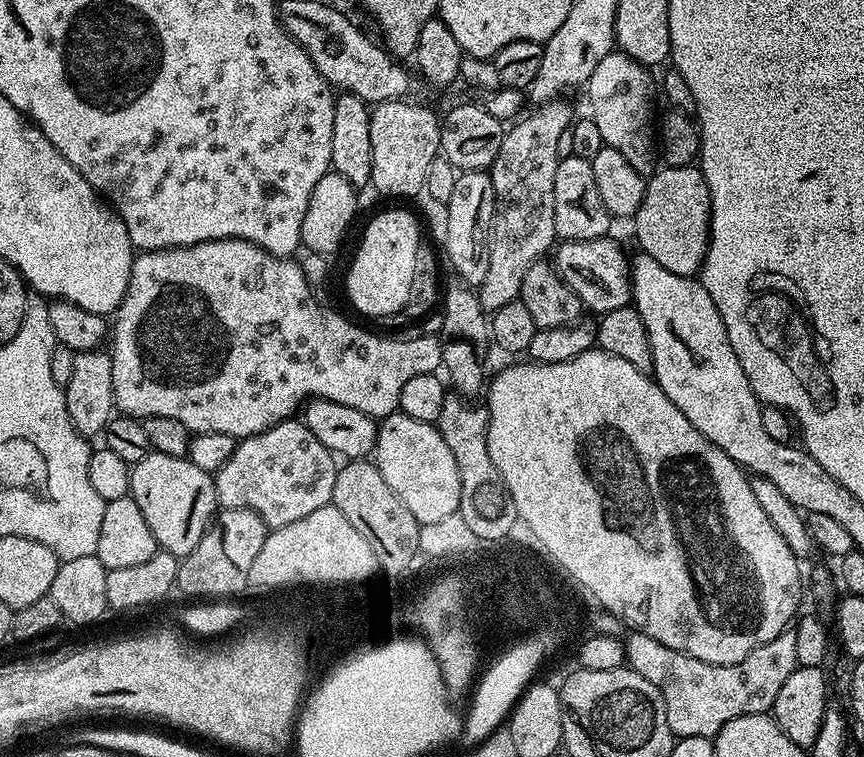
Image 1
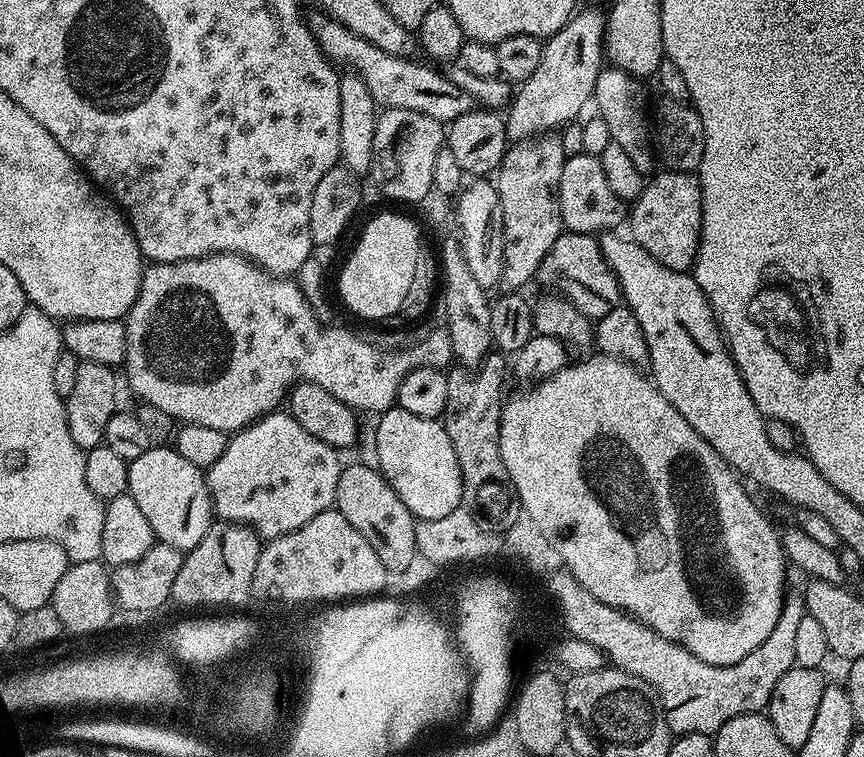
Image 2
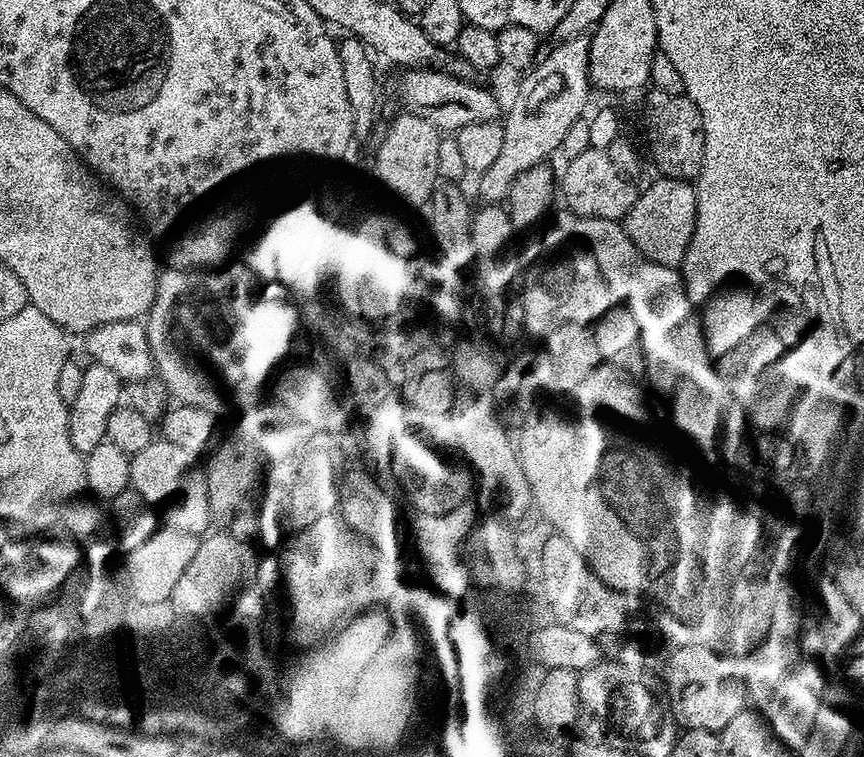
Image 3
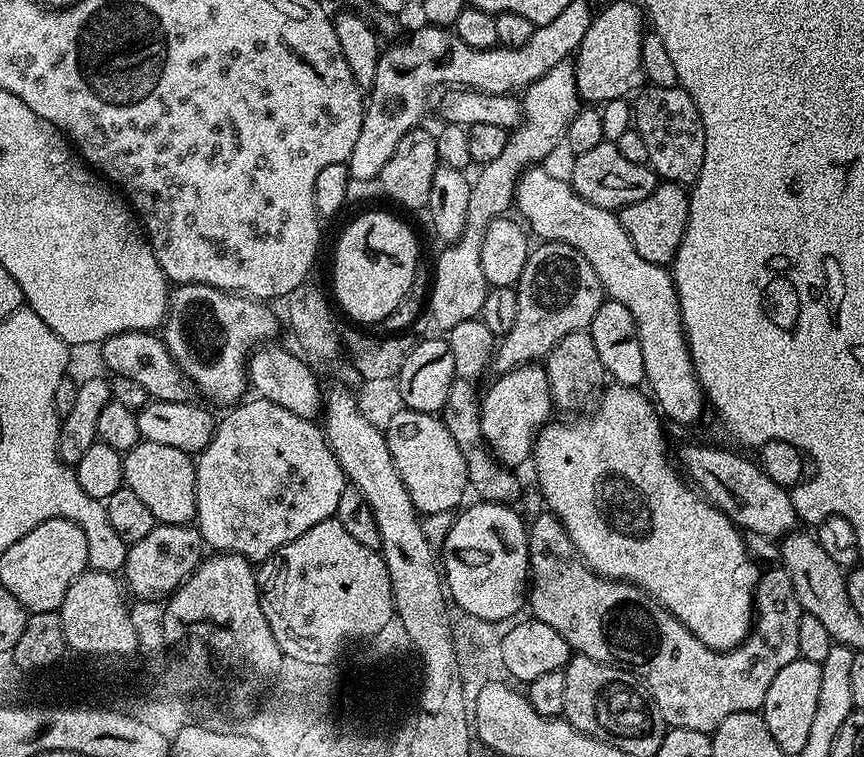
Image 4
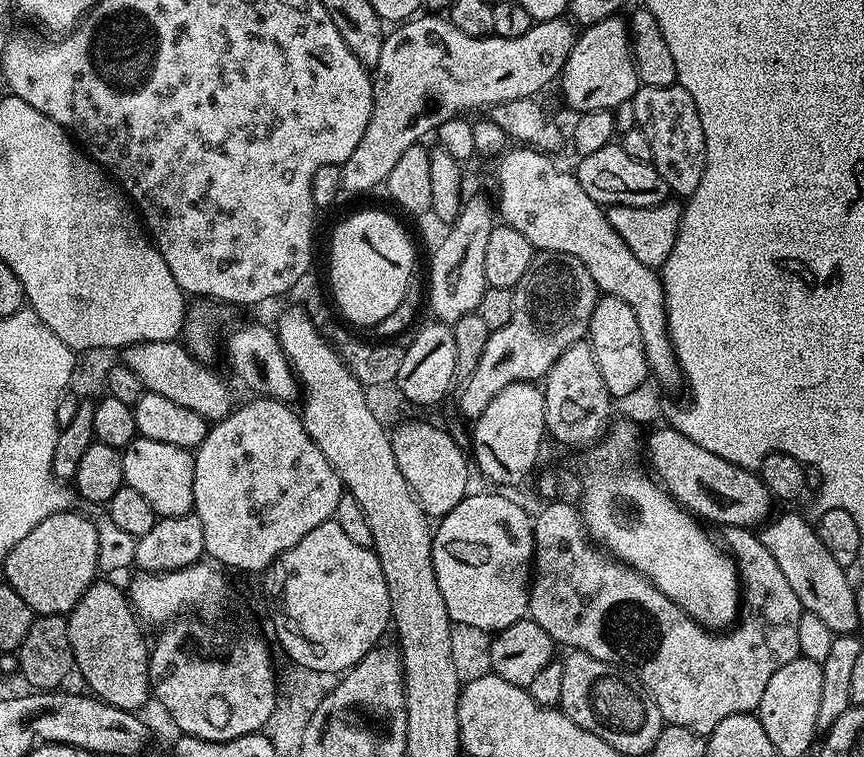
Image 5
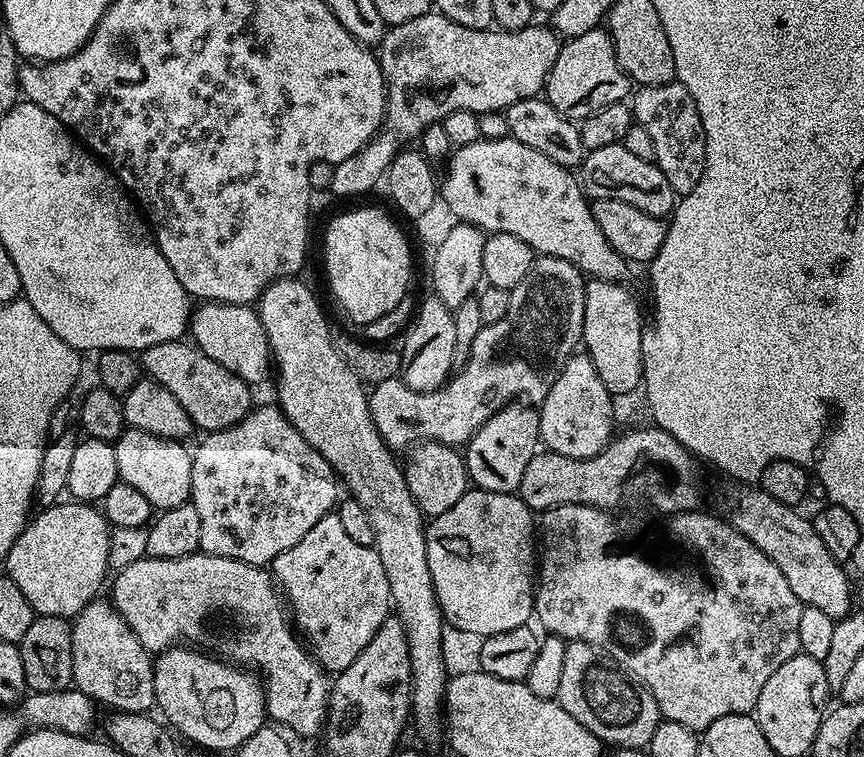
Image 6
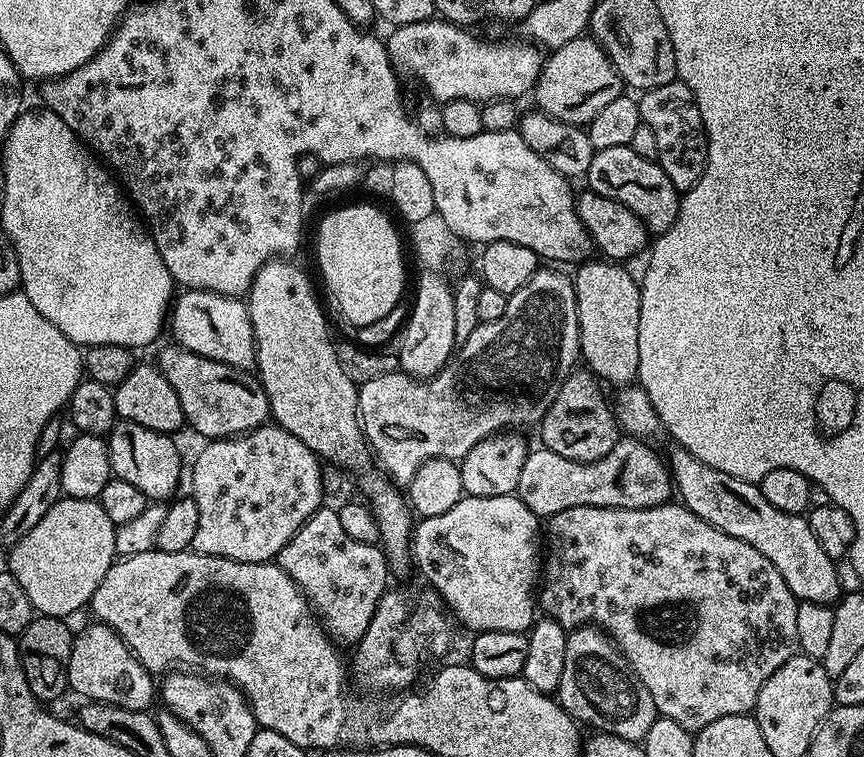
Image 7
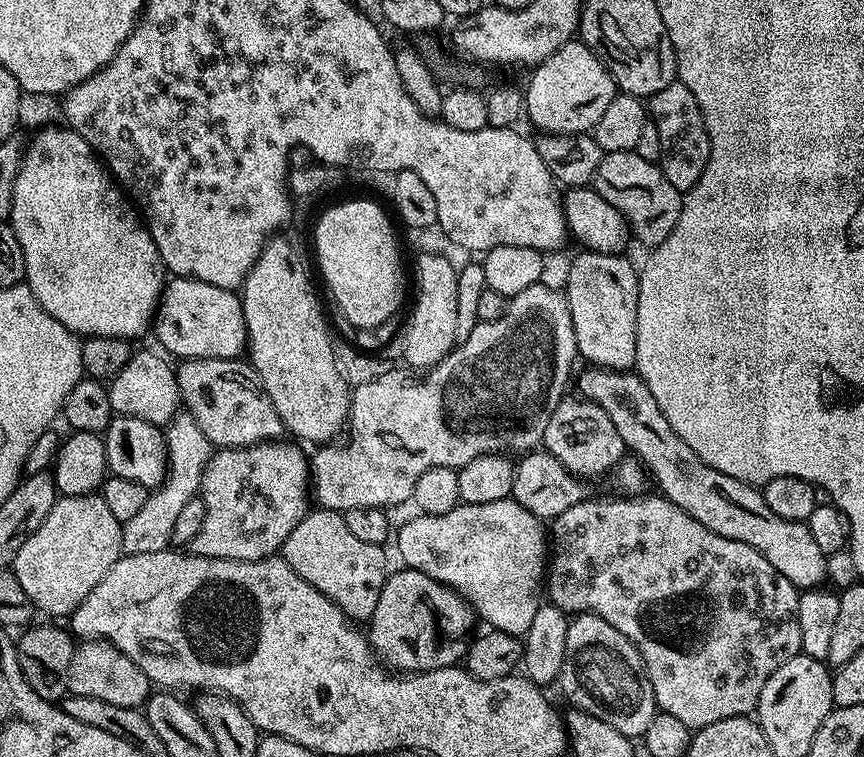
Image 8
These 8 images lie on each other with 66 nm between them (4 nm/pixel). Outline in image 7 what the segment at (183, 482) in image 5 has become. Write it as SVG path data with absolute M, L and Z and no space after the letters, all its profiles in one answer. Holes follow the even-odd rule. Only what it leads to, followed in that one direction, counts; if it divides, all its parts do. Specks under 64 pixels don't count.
M120 420L106 437L110 466L115 479L131 482L138 486L149 501L162 502L180 482L180 464L182 457L176 449L176 441L169 433L146 430L129 420Z

